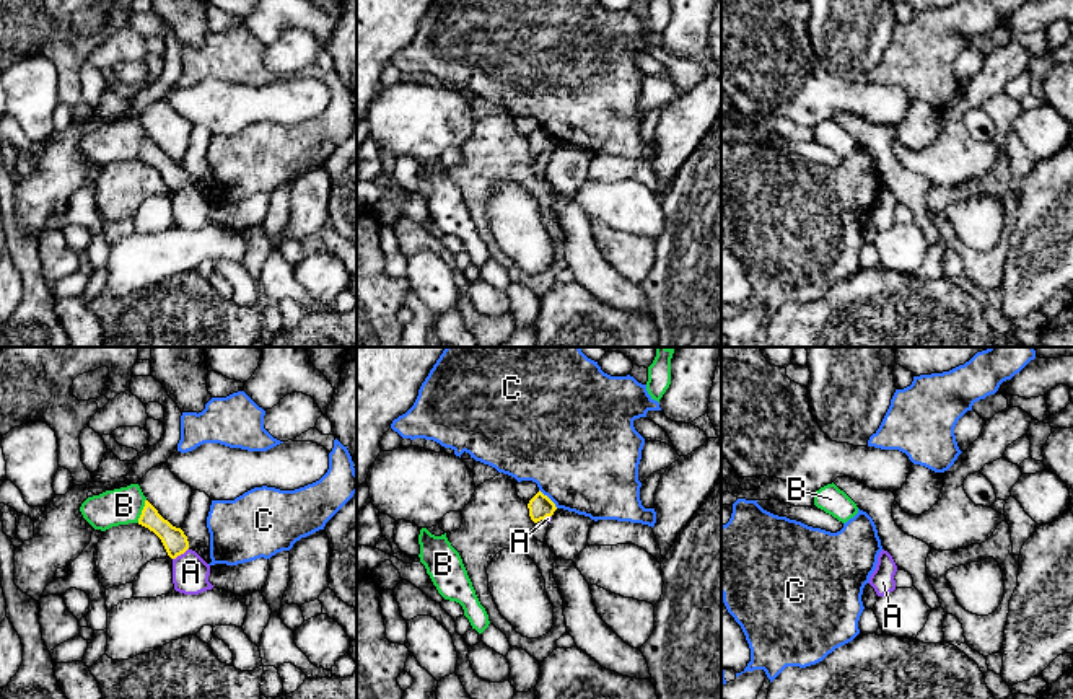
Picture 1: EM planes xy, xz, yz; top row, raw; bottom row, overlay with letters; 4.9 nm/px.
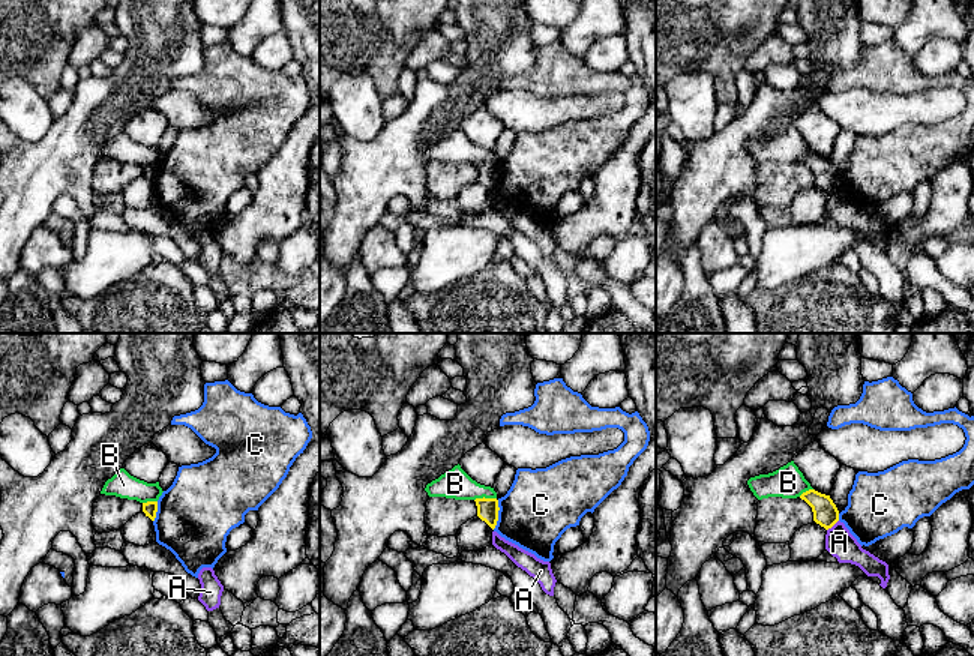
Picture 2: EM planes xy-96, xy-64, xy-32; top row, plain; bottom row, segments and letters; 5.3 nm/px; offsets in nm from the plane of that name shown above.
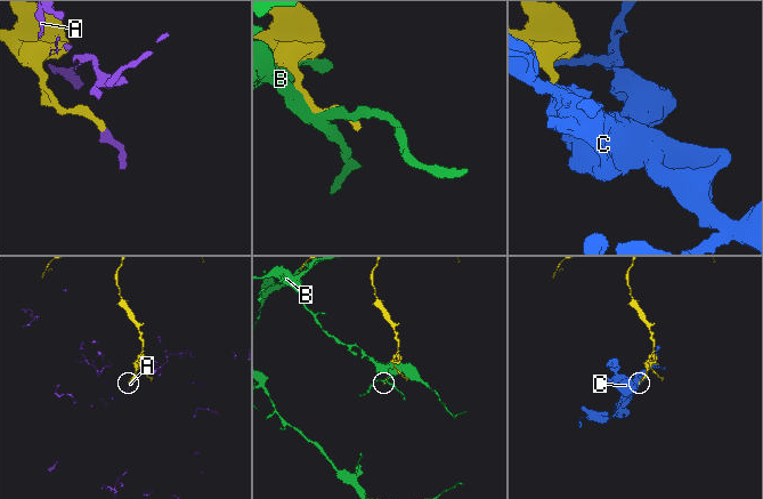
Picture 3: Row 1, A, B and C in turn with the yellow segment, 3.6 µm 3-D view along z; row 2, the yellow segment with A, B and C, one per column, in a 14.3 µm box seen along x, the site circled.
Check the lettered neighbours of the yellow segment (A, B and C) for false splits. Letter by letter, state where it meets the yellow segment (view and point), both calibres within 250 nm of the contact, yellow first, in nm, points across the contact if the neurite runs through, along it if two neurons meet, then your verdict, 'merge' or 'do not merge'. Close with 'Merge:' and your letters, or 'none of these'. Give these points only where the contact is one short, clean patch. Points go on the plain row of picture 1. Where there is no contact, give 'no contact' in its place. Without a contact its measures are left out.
A: contact xy (179, 189); calibres 120 and 180 nm; border xy (188, 183), (173, 194); do not merge
B: contact xy (142, 145); calibres 120 and 180 nm; do not merge
C: contact xz (549, 134); calibres 120 and 500 nm; border xz (539, 124), (557, 142); do not merge
Merge: none of these

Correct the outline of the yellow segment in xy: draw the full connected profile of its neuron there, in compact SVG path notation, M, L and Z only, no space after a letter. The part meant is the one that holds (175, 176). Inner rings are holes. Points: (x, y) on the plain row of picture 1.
M145 135L138 160L148 163L161 174L171 194L176 194L189 184L189 176L184 166L164 155L148 135Z

